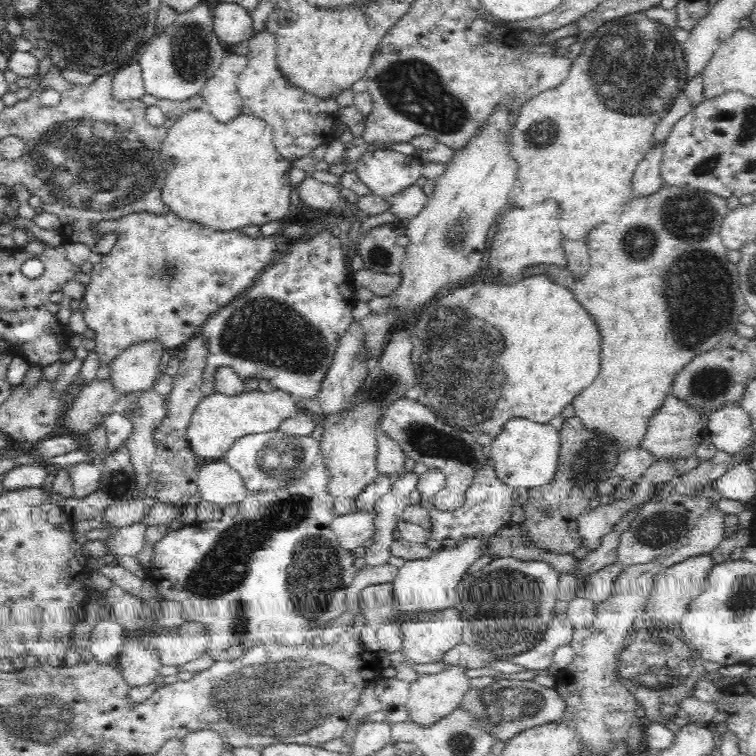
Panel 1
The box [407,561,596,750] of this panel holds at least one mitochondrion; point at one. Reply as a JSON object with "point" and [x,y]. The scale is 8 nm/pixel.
{"point":[506,605]}

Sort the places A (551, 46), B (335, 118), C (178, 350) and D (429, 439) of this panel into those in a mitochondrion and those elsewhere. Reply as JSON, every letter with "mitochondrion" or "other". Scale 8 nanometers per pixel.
{"A":"other","B":"other","C":"other","D":"mitochondrion"}

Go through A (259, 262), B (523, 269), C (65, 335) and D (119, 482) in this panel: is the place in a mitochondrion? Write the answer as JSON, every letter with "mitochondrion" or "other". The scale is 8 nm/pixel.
{"A":"other","B":"other","C":"other","D":"mitochondrion"}

